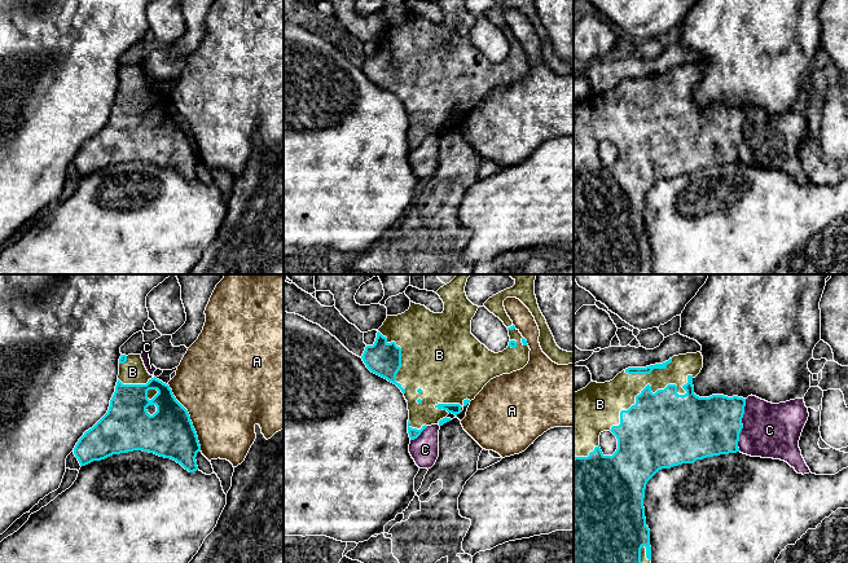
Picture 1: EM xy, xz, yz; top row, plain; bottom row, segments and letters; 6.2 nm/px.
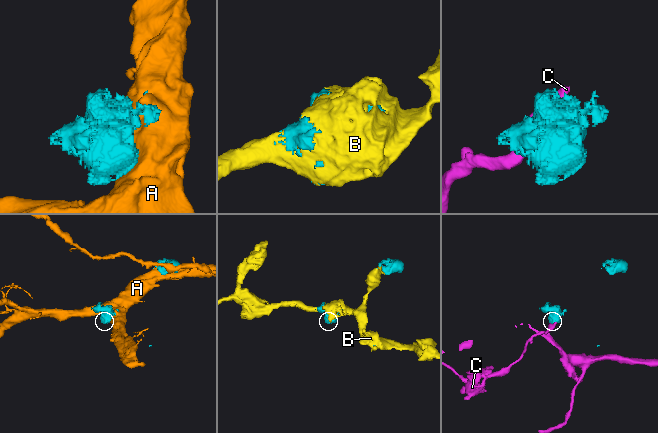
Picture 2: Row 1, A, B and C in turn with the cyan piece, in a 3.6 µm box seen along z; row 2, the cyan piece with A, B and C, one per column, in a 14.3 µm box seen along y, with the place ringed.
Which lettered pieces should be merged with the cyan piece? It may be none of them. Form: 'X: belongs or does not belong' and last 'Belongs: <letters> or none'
A: does not belong
B: belongs
C: does not belong
Belongs: B

